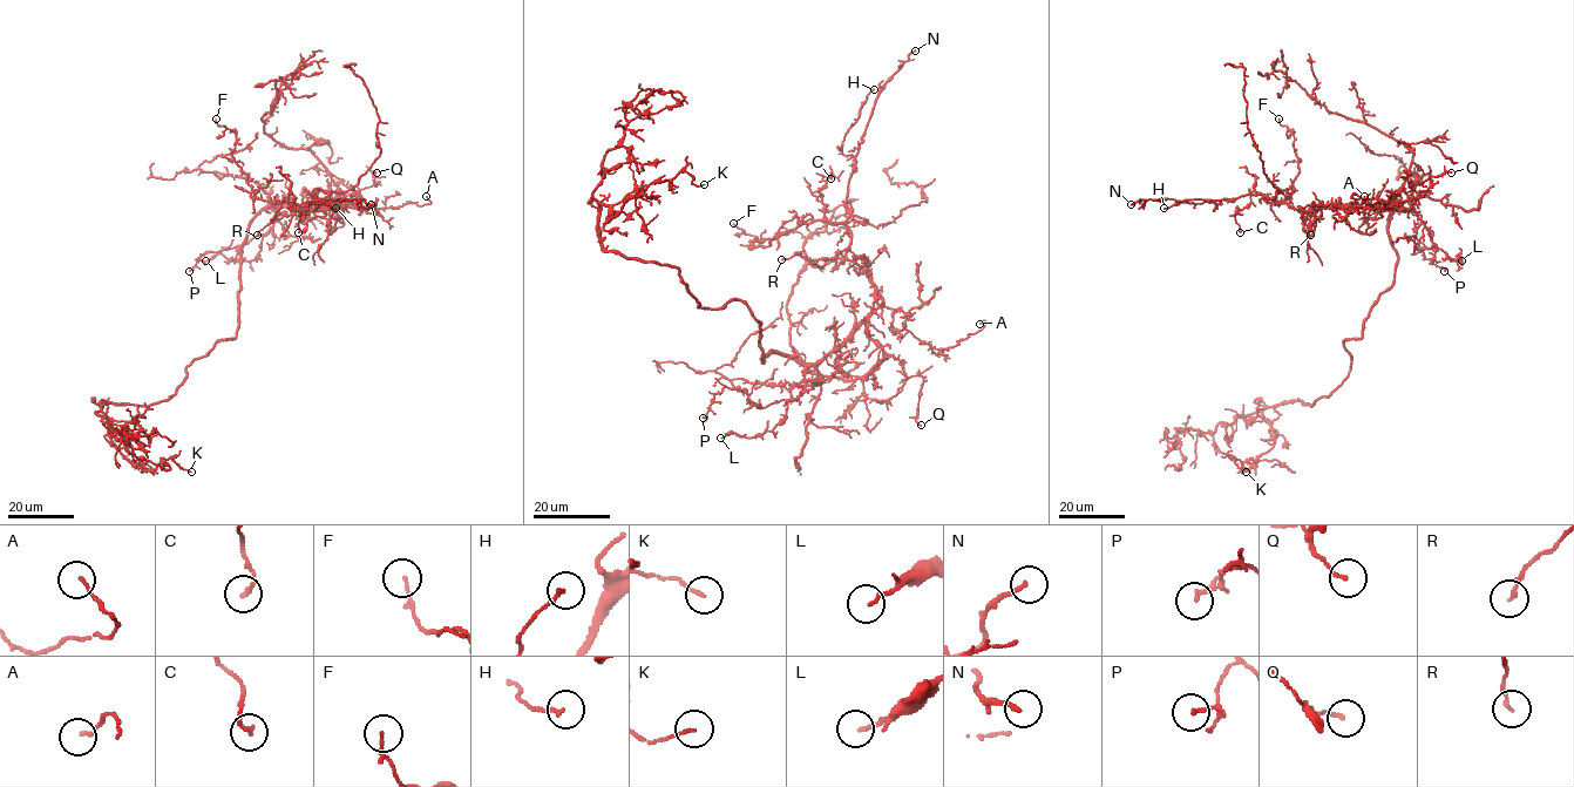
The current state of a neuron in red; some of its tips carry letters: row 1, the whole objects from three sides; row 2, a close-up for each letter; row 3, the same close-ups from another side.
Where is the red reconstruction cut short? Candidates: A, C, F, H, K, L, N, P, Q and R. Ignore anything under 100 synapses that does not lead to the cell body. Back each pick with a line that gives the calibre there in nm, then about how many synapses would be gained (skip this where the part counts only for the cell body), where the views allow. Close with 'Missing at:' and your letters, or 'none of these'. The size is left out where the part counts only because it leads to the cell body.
Missing at: none of these

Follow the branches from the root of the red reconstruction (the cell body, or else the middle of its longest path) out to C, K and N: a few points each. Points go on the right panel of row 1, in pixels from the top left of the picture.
C: (1393, 275), (1397, 252), (1389, 217), (1398, 207), (1298, 210), (1253, 191), (1250, 202), (1235, 212), (1240, 232)
K: (1393, 275), (1343, 341), (1349, 375), (1311, 406), (1266, 407), (1274, 445), (1247, 470), (1234, 458), (1246, 472)
N: (1393, 275), (1397, 252), (1389, 217), (1398, 207), (1298, 210), (1249, 194), (1139, 198), (1131, 204)

